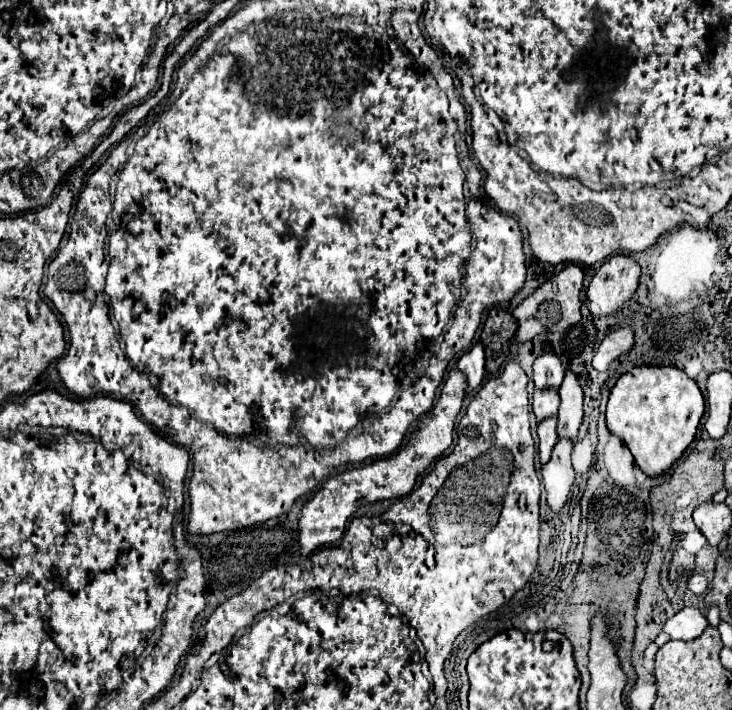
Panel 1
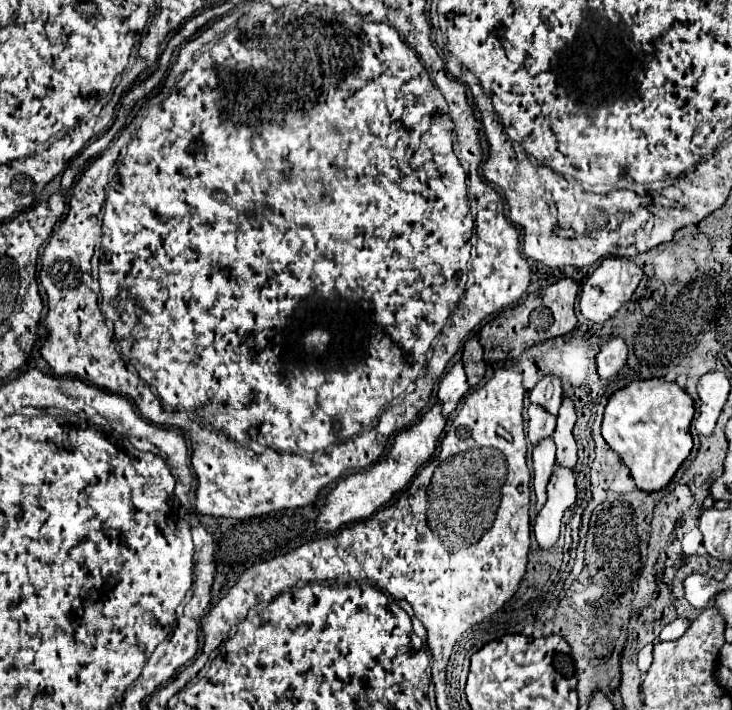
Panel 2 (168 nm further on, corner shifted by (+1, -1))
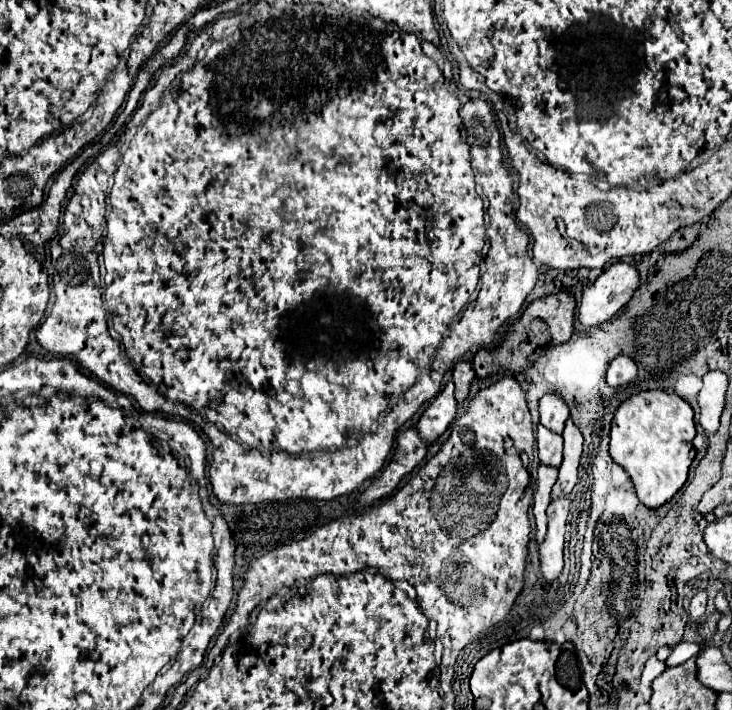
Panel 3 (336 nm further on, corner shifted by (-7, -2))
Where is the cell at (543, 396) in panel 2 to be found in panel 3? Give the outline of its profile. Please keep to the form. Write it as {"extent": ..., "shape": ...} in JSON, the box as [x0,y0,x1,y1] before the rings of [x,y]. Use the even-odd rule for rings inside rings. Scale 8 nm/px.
{"extent":[539,394,569,432],"shape":[[[545,394],[539,400],[539,414],[541,414],[541,424],[553,432],[563,432],[565,420],[569,418],[569,406],[561,398],[561,394]]]}

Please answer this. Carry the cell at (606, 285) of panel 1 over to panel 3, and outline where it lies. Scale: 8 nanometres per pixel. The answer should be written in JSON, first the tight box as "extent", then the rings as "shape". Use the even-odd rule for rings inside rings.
{"extent":[579,262,641,326],"shape":[[[625,262],[611,264],[595,282],[583,292],[579,306],[579,320],[585,326],[599,326],[611,320],[635,294],[641,278],[635,266]]]}

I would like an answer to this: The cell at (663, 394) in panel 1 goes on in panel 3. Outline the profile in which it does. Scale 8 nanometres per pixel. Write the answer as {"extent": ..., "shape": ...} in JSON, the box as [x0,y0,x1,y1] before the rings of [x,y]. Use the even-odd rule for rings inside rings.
{"extent":[611,390,697,508],"shape":[[[643,390],[629,396],[611,422],[611,458],[627,470],[639,500],[649,508],[659,508],[685,484],[693,462],[693,438],[697,436],[693,408],[675,392]]]}

